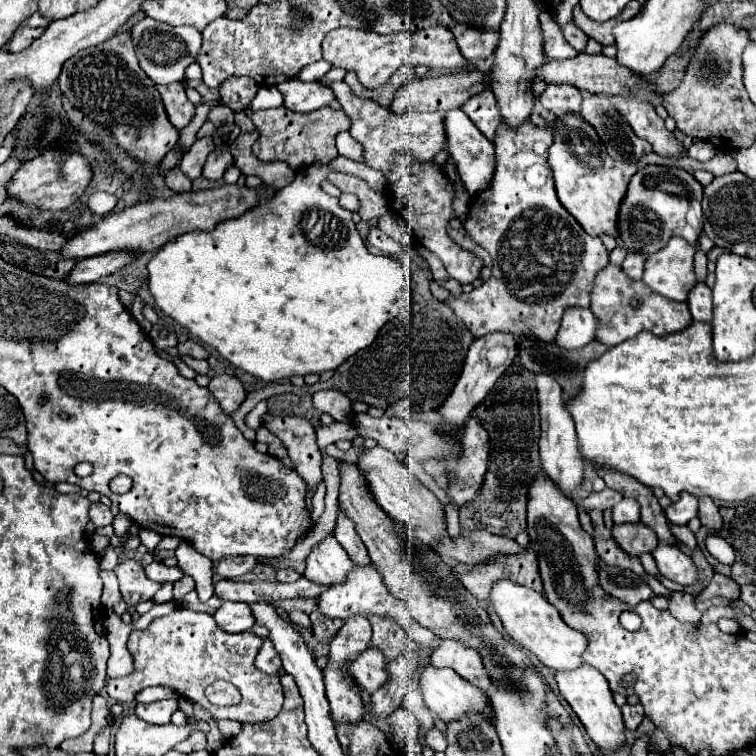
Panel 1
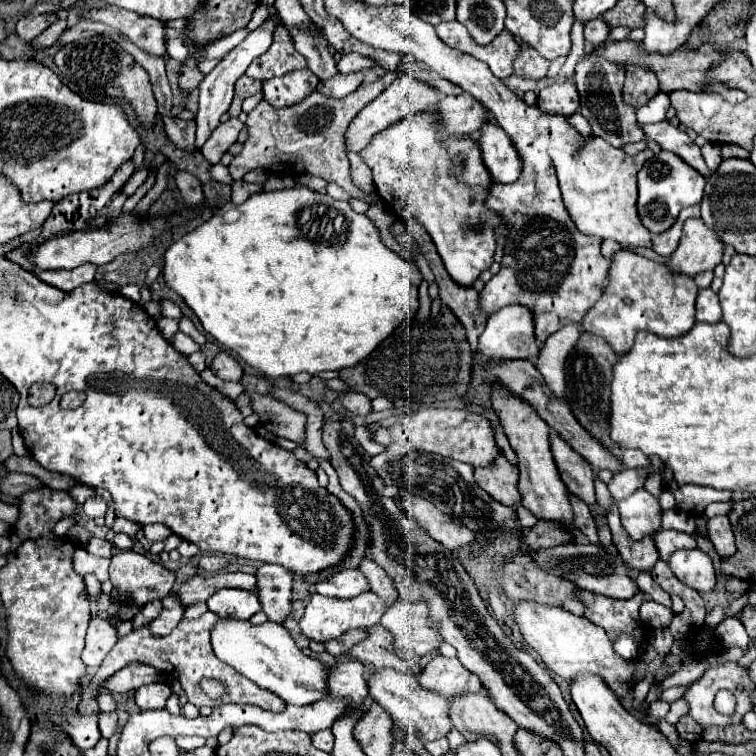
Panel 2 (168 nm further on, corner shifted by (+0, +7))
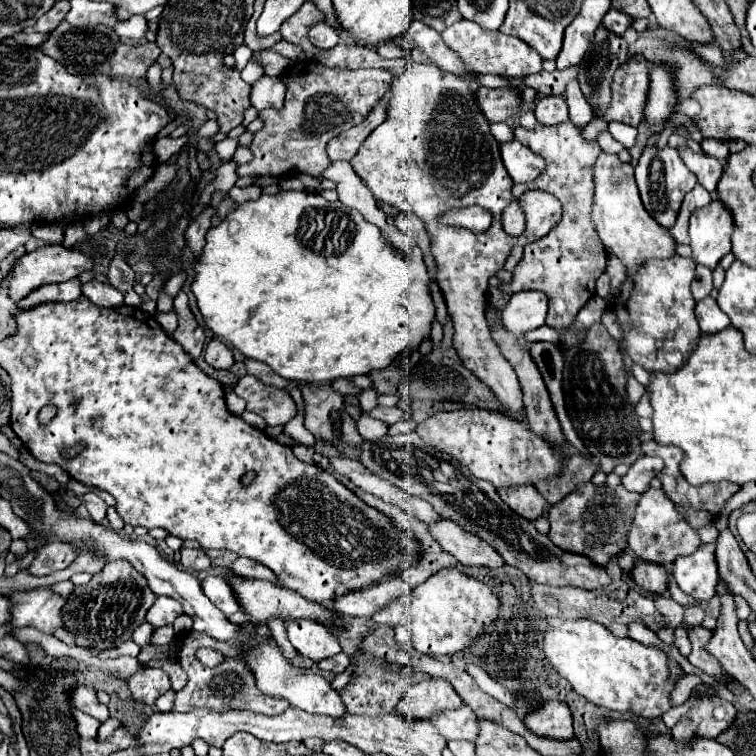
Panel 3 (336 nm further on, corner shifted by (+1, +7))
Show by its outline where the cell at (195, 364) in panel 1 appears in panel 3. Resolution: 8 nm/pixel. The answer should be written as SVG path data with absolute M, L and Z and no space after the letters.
M156 311L156 313L154 313L154 319L162 325L162 329L164 329L168 335L178 327L178 319L176 319L176 313L174 313L174 311L168 311L168 313Z

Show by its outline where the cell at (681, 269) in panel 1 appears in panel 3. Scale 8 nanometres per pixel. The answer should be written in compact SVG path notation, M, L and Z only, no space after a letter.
M714 199L710 205L698 209L690 217L690 247L696 263L702 263L710 269L730 253L730 237L734 233L732 213Z

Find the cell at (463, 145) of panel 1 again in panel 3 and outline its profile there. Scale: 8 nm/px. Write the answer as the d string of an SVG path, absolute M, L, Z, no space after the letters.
M520 141L502 143L500 151L502 151L504 165L506 165L510 177L514 179L514 183L530 183L544 169L542 157L538 157L530 147L522 145Z

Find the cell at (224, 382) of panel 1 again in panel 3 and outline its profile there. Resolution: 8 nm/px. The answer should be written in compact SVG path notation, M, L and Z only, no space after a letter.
M212 339L208 343L208 349L206 349L206 361L216 367L216 369L230 369L234 359L232 359L232 351L218 339Z

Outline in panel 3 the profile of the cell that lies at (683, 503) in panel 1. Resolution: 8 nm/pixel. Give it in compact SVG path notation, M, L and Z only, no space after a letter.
M646 441L646 443L642 445L642 451L648 453L648 455L658 455L658 457L664 459L666 465L664 465L664 469L662 469L660 475L658 475L658 479L662 481L662 489L664 489L666 495L674 501L674 505L678 507L680 515L682 515L686 521L694 519L696 527L702 527L704 523L712 523L712 521L720 515L724 503L740 489L738 485L734 485L734 483L730 483L730 481L720 481L720 483L710 483L710 485L698 485L698 487L690 485L690 483L682 477L682 471L680 471L682 457L686 457L686 455L682 453L682 449L664 447L664 445L658 445L656 441Z

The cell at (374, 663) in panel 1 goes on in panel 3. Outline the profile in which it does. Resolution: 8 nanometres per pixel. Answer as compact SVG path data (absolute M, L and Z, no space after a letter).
M462 705L456 711L446 711L438 713L432 719L432 725L446 737L446 739L466 739L466 741L476 741L478 737L478 717L474 711L466 705Z

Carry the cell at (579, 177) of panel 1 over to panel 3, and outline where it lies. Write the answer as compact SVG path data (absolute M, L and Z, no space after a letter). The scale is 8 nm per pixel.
M600 153L594 165L594 205L592 221L610 255L616 255L628 271L638 271L648 259L668 259L676 255L676 241L644 209L634 181L634 167L622 163L618 155Z

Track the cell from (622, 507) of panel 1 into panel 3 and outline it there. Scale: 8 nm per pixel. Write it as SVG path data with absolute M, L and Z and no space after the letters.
M648 489L646 493L642 493L632 527L628 531L628 545L634 551L636 559L670 567L678 557L694 553L700 543L702 541L698 533L688 525L686 519L678 517L674 503L666 497L666 493L662 493L662 489Z

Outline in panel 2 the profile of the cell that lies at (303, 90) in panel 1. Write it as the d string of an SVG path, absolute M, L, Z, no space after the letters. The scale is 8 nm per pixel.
M311 69L291 71L283 77L263 81L263 97L275 107L289 107L297 101L303 101L307 93L313 93L317 83L319 79L311 73Z

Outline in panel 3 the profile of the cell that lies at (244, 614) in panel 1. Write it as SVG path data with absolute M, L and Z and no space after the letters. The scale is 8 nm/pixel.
M208 575L206 579L202 579L202 591L206 593L206 597L210 597L210 601L214 601L214 605L218 605L218 609L222 609L222 613L226 613L226 617L242 609L238 599L234 597L232 587L222 577Z

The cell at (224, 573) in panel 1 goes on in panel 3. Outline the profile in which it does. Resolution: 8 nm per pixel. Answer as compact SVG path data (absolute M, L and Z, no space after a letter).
M180 549L180 563L188 571L206 571L210 569L210 557L204 553L204 549Z

